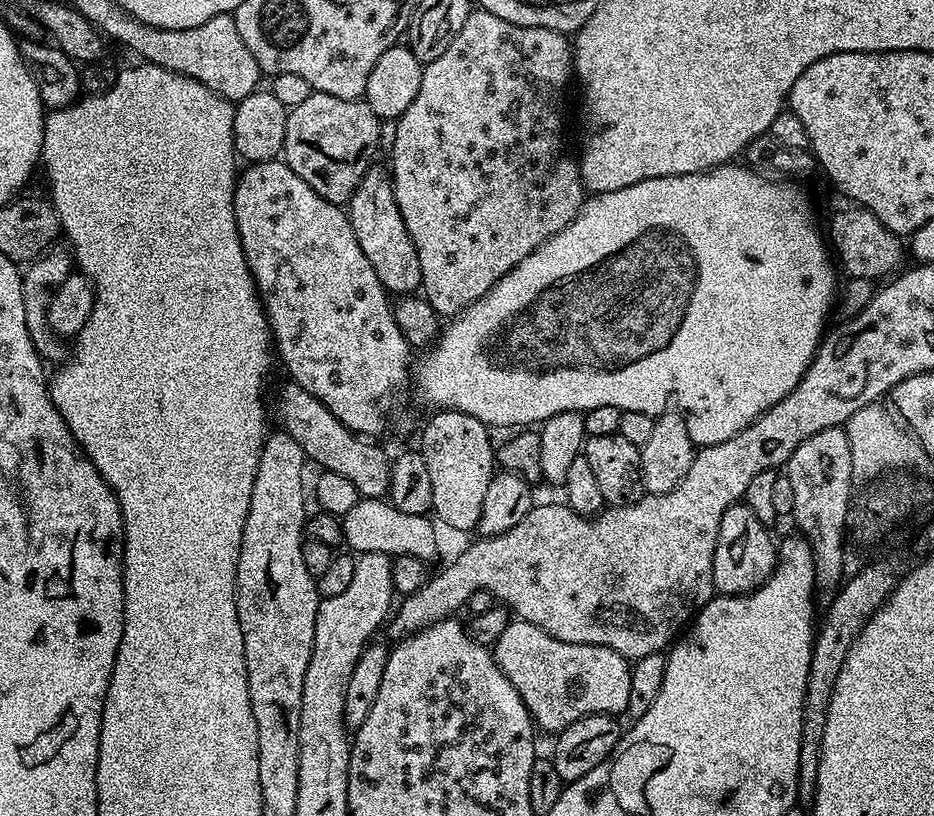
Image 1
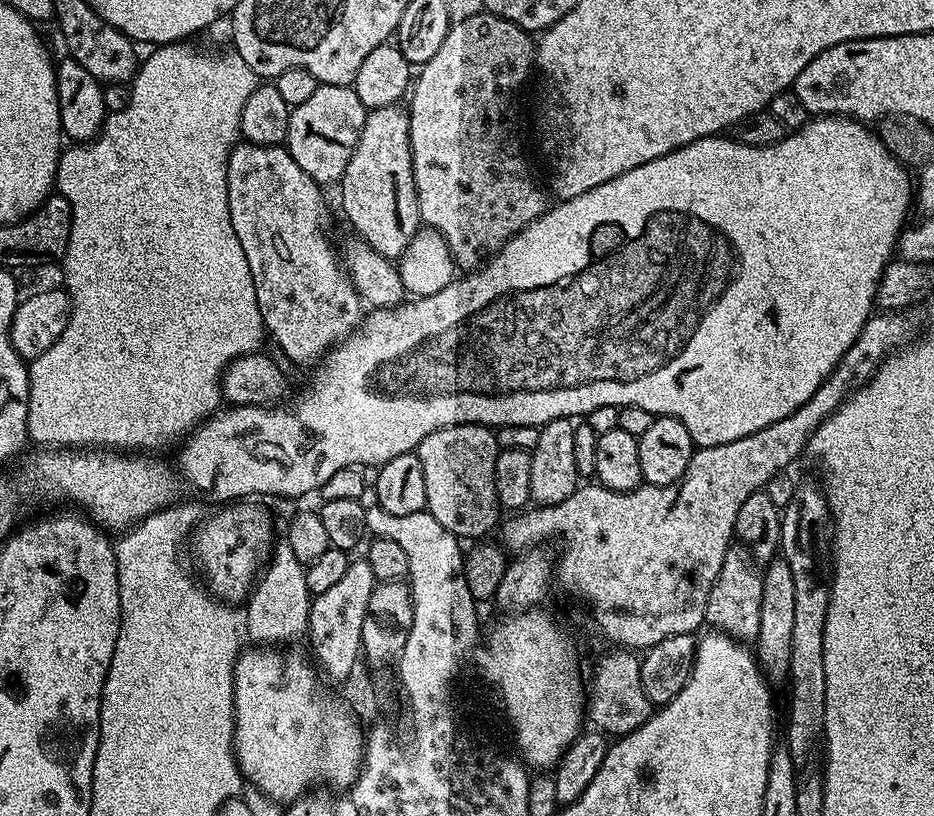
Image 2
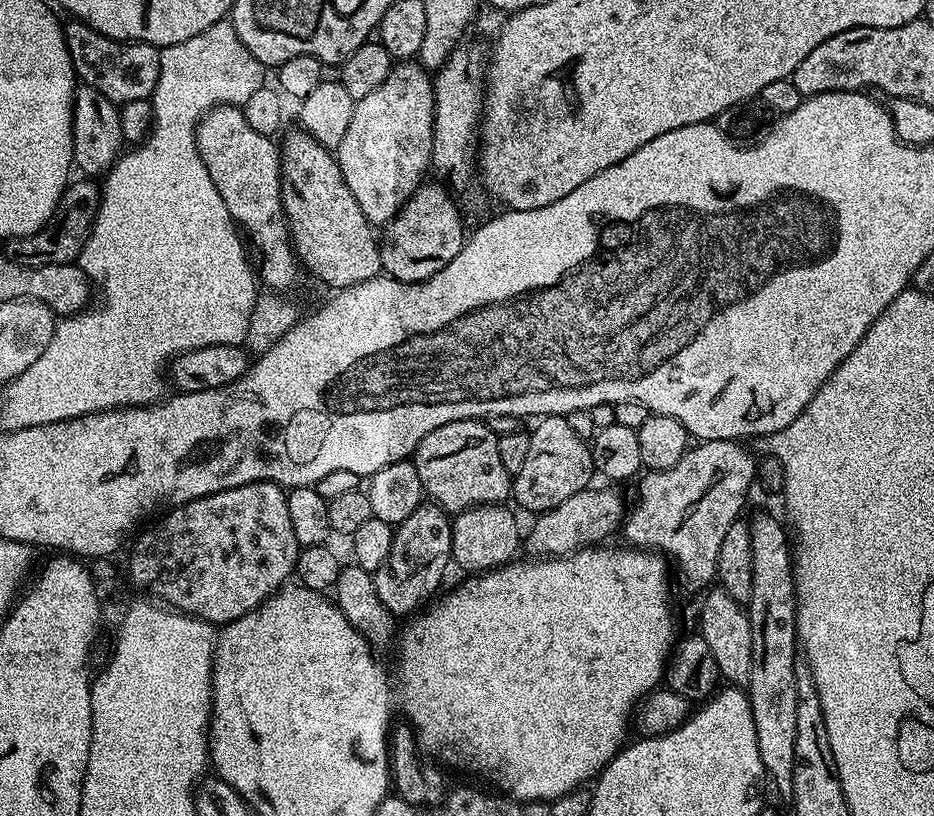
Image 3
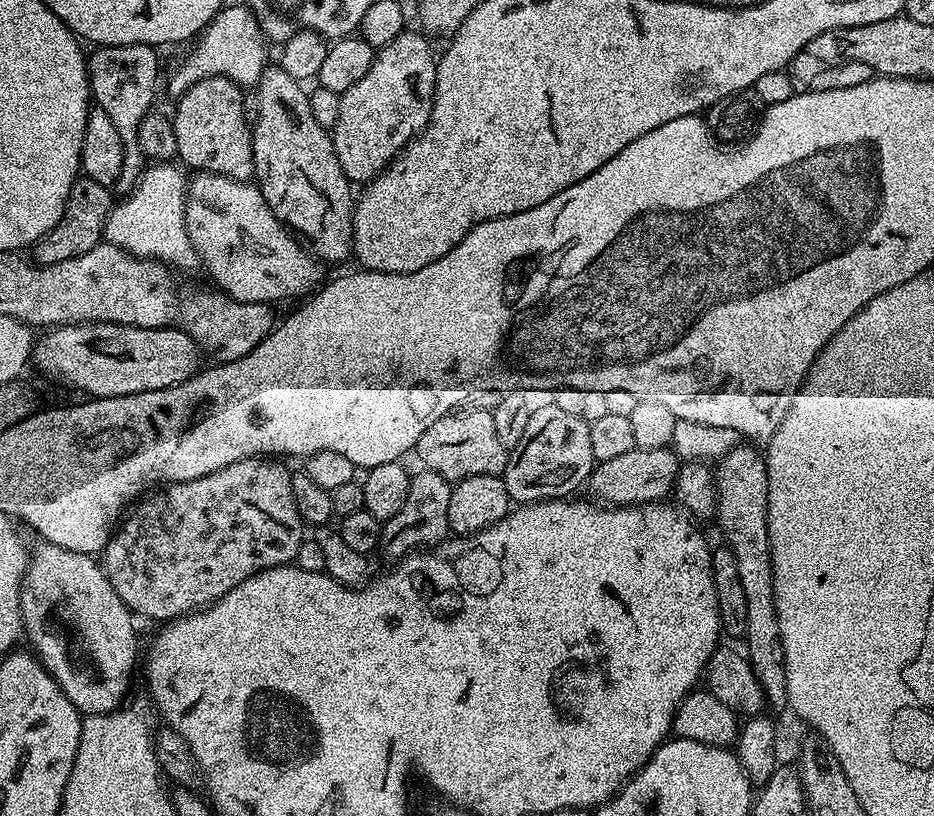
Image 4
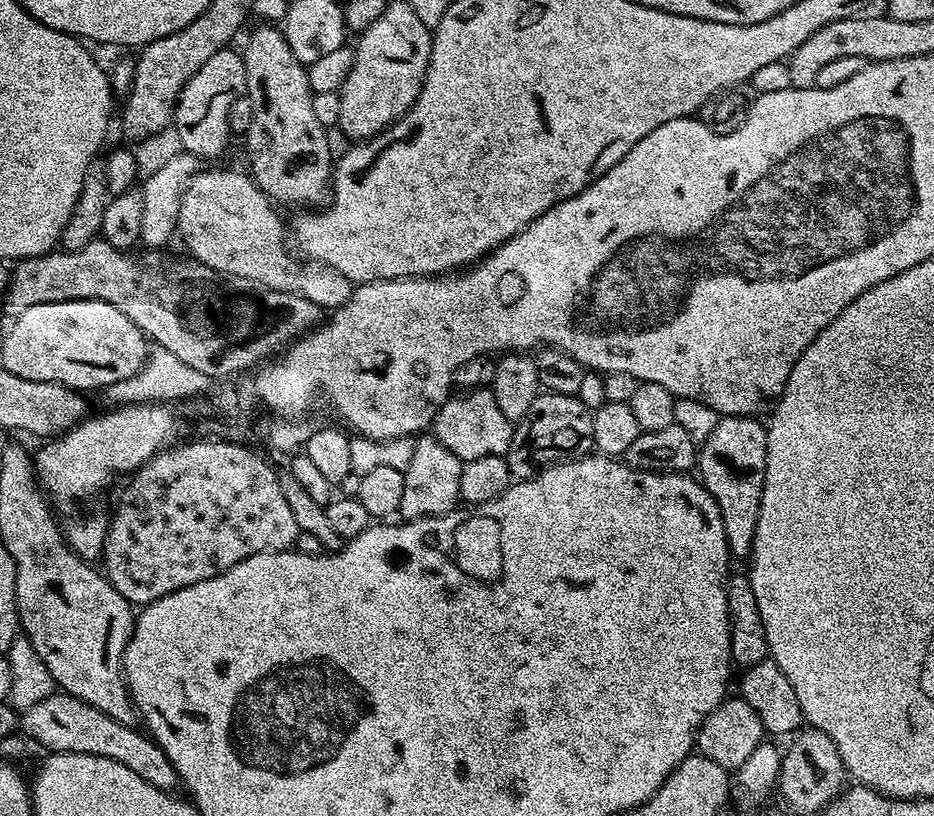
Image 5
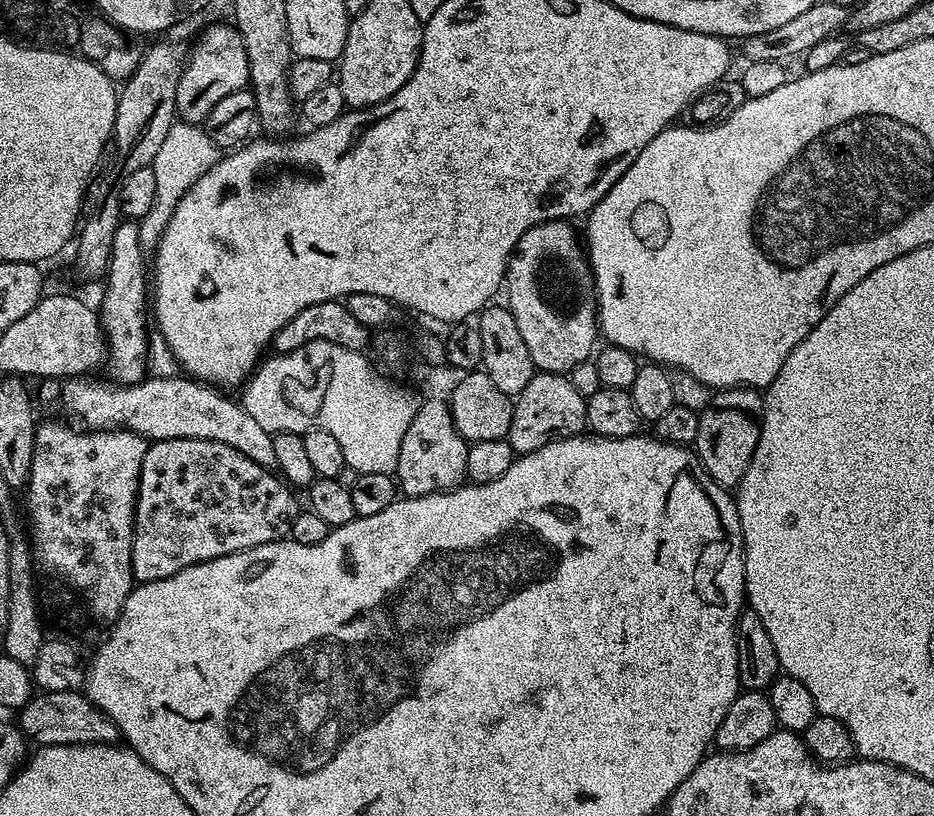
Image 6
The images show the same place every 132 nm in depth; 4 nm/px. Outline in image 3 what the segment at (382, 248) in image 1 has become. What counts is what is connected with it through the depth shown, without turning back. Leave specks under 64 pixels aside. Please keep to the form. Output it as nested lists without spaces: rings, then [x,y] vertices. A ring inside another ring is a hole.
[[[419,62],[393,63],[382,86],[352,106],[350,126],[334,150],[354,202],[373,226],[386,226],[425,179],[432,162],[432,81]]]

